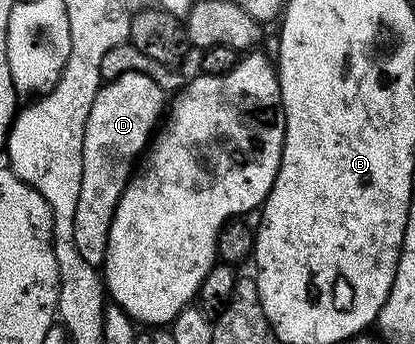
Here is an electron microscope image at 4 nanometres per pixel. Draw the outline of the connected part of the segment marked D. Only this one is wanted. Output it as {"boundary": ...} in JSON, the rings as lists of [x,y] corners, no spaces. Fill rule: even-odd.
{"boundary":[[[127,72],[118,78],[101,83],[100,89],[97,90],[94,98],[94,106],[90,106],[90,118],[86,118],[86,134],[82,138],[82,186],[78,190],[78,206],[74,206],[74,244],[78,246],[78,254],[82,258],[82,262],[93,270],[99,269],[103,265],[108,243],[110,242],[110,226],[114,222],[114,214],[118,210],[118,202],[122,198],[129,180],[134,175],[134,169],[137,167],[138,161],[145,155],[146,149],[149,147],[150,141],[153,139],[162,117],[165,115],[166,100],[164,104],[164,97],[166,97],[165,88],[157,77],[148,76],[145,72]]]}

